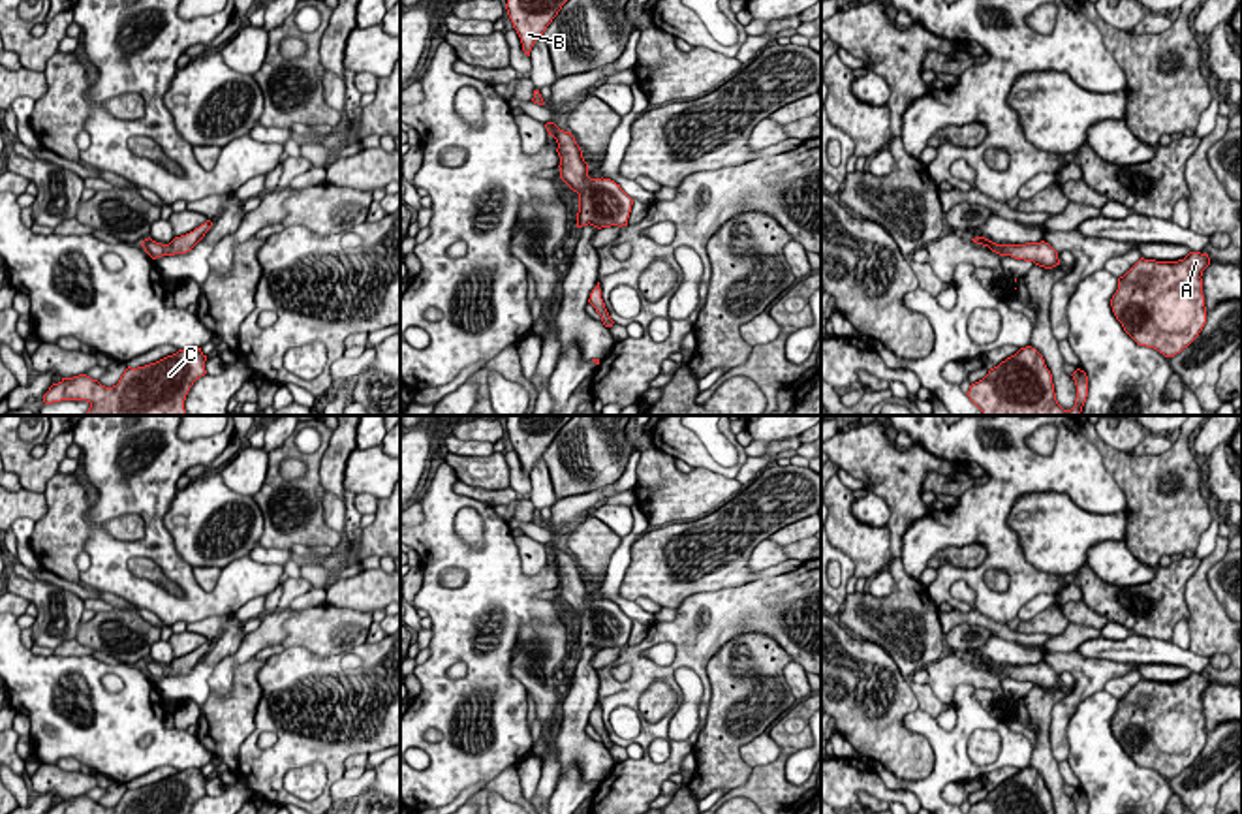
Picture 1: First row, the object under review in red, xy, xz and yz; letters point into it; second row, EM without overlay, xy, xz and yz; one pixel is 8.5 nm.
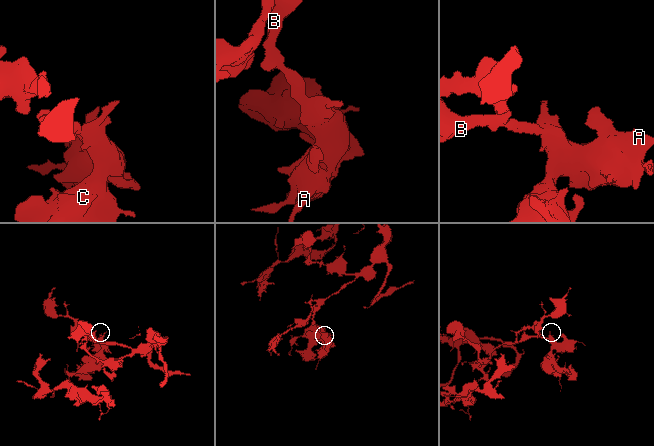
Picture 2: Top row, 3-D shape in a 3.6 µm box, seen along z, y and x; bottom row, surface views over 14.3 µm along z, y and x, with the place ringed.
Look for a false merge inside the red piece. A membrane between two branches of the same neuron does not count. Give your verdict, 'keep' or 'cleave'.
keep

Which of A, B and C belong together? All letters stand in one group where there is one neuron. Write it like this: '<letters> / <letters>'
A B C

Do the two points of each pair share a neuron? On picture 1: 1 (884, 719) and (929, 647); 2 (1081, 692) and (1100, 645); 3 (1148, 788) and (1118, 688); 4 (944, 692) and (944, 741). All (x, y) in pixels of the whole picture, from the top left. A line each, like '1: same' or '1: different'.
1: different
2: different
3: different
4: different

